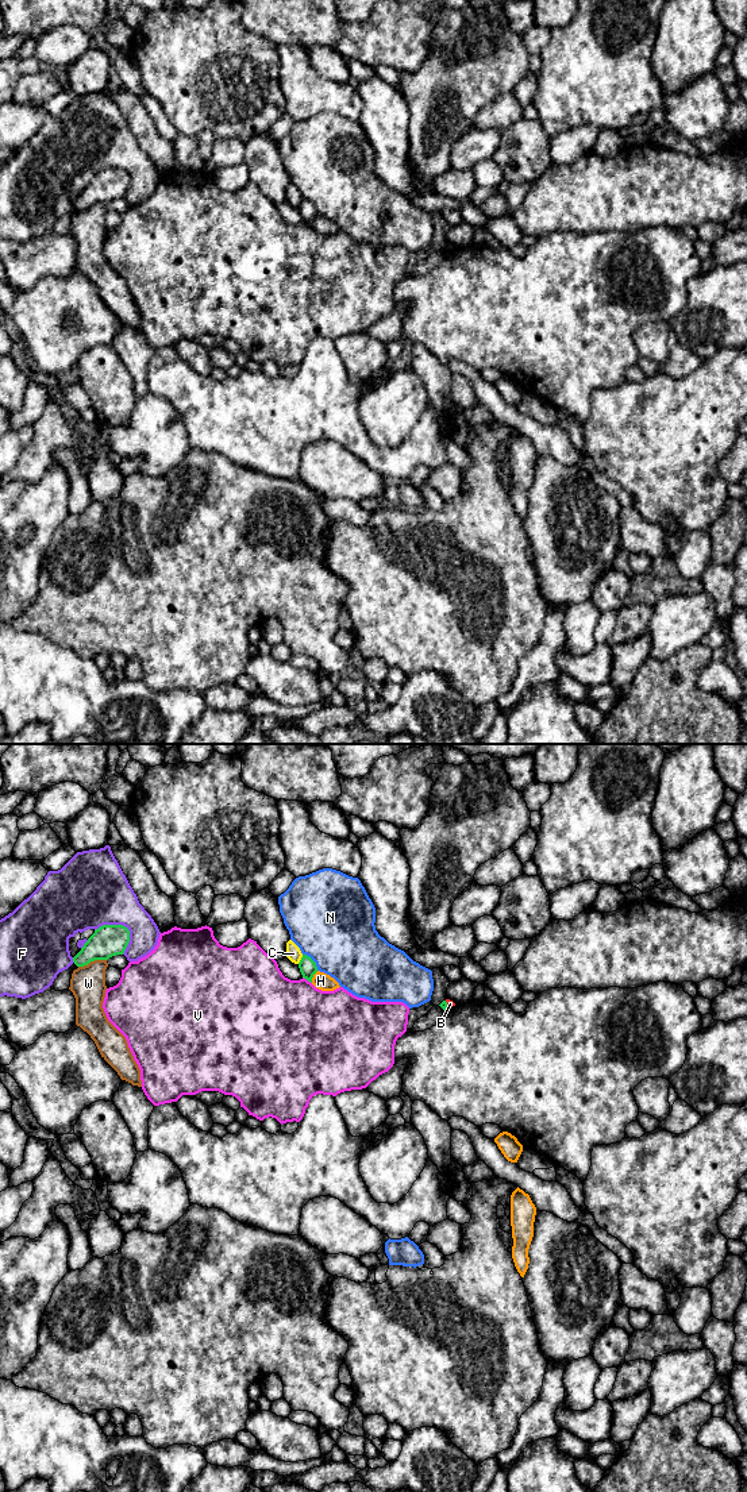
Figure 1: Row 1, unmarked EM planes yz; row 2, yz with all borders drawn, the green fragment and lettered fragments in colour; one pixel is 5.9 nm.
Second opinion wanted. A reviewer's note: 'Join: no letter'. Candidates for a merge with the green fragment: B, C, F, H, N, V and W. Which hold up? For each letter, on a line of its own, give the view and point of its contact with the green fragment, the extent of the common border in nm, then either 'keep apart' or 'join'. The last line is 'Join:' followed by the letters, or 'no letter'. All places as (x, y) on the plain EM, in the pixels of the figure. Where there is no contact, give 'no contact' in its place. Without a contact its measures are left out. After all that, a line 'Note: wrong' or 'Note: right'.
B: contact yz (446, 249); length 50 nm; keep apart
C: contact yz (301, 203); length 70 nm; keep apart
F: contact yz (122, 169); length 240 nm; keep apart
H: contact yz (312, 220); length 80 nm; keep apart
N: contact yz (312, 204); length 140 nm; keep apart
V: contact yz (307, 223); length 70 nm; keep apart
W: contact yz (92, 204); length 180 nm; keep apart
Join: no letter
Note: right

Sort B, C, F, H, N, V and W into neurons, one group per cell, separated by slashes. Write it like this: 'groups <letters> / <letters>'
groups B / C / F / H / N / V / W

